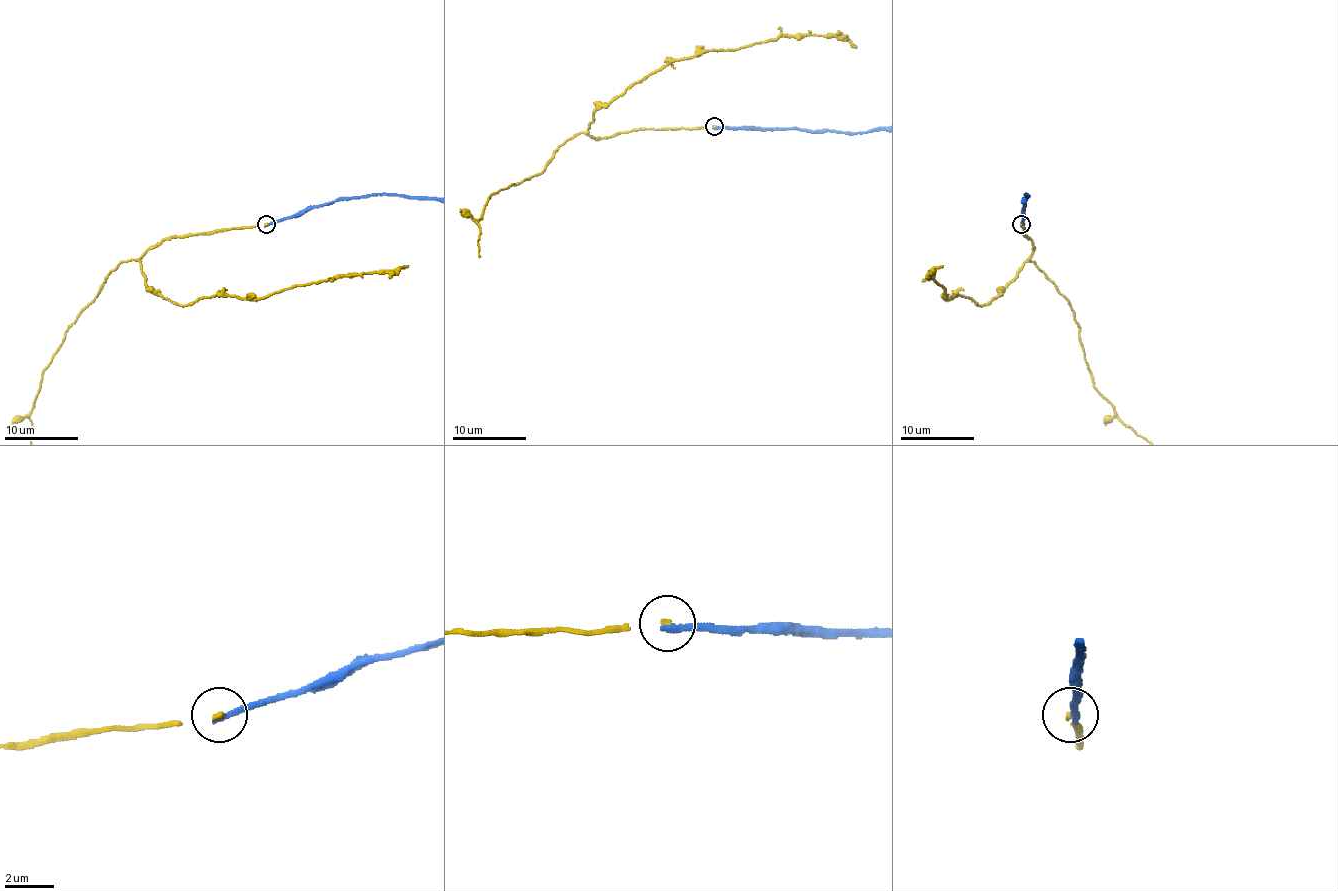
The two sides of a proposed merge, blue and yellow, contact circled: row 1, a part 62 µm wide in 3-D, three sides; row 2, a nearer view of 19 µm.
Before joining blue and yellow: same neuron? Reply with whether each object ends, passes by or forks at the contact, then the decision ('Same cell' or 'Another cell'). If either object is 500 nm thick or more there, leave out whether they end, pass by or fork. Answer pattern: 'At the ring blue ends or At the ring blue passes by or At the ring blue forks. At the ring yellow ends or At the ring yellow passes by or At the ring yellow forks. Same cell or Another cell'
At the ring blue ends. At the ring yellow ends. Another cell

